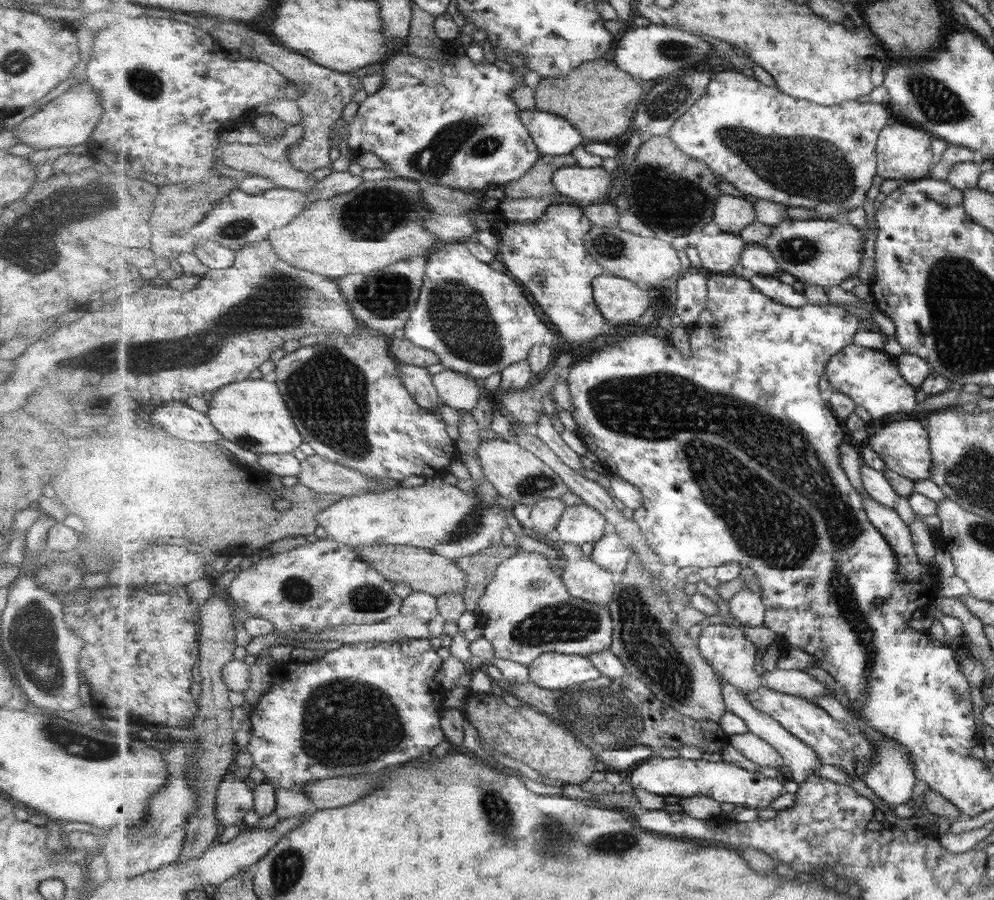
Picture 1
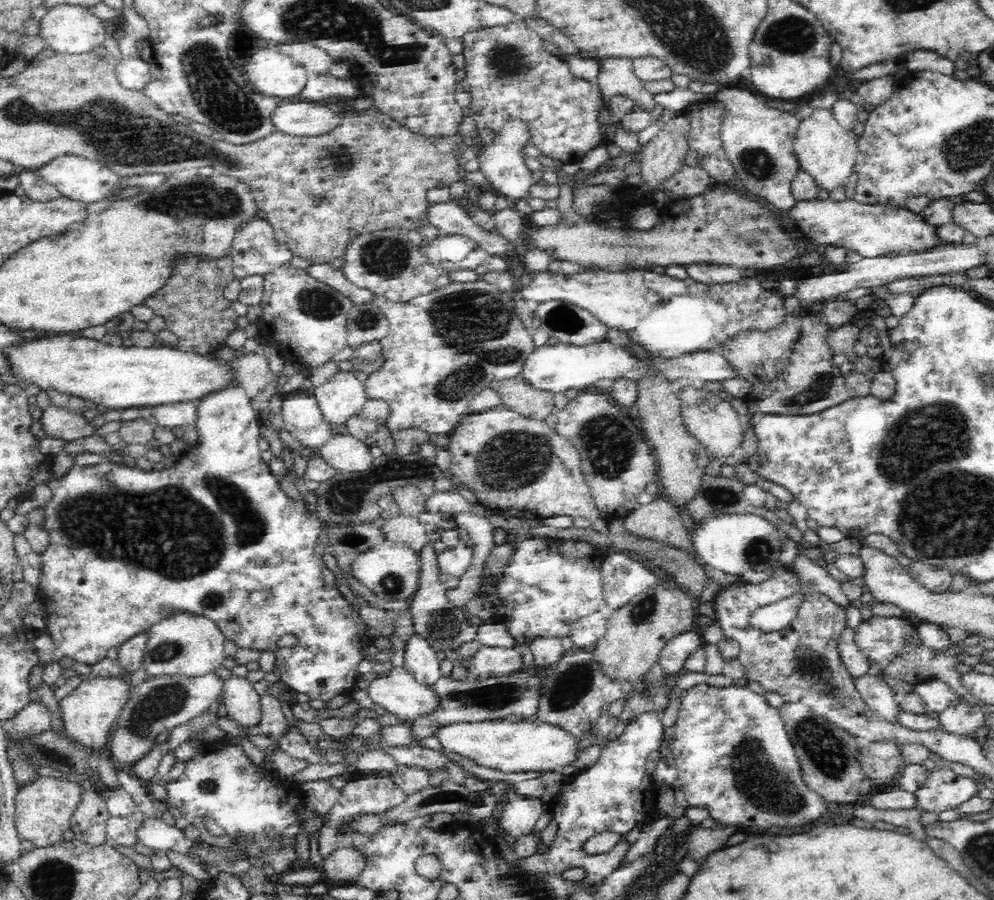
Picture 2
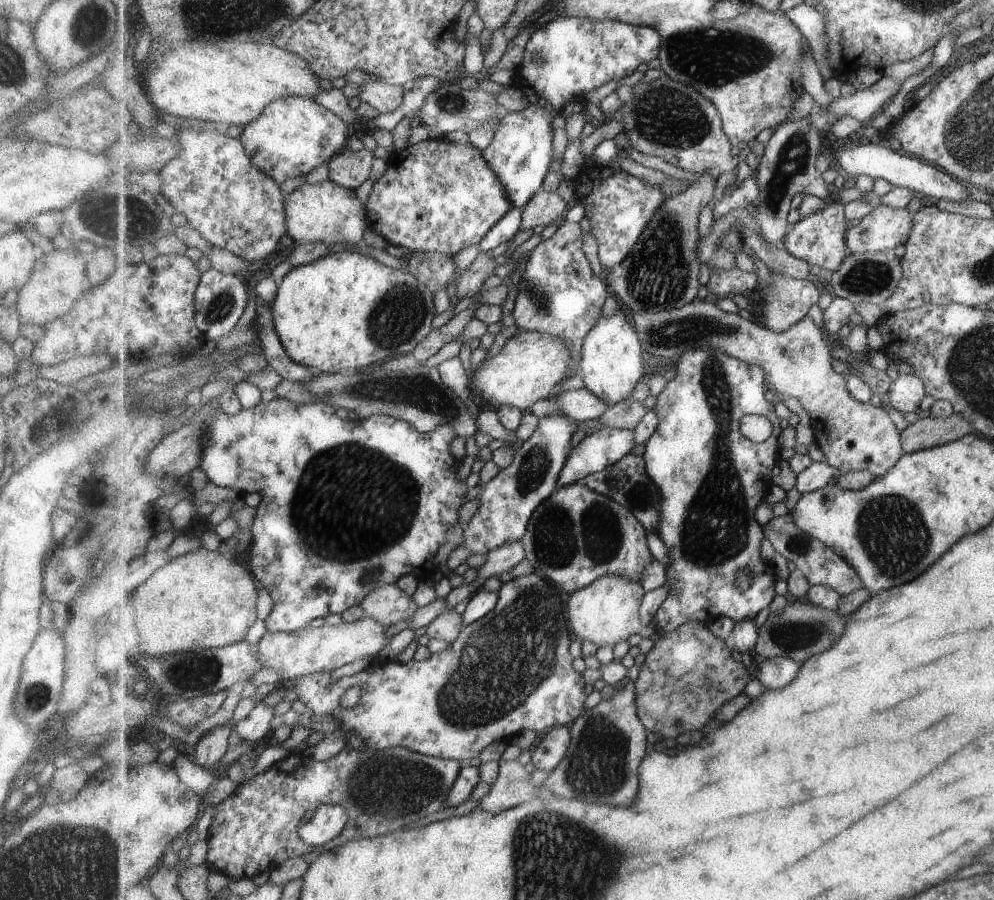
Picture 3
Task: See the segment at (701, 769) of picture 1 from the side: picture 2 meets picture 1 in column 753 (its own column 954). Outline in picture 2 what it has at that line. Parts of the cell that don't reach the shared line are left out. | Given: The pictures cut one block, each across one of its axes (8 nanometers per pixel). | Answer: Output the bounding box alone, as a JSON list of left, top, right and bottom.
[915,769,978,813]

